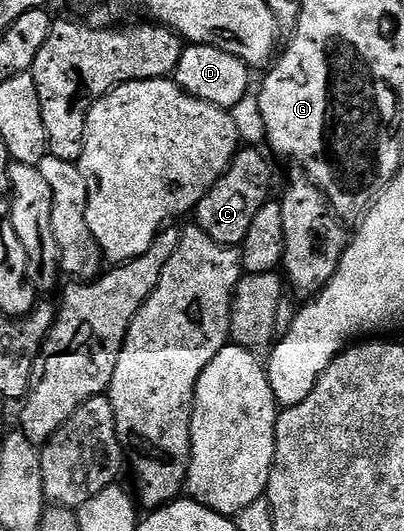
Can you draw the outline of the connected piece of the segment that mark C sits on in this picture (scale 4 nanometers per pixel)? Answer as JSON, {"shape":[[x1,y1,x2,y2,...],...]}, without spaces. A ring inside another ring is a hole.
{"shape":[[257,147,238,148,237,154,229,164,229,170,225,172,211,187,211,191,195,210,195,223,215,243,230,247,240,246,245,240,247,230,250,229,259,207,263,207,266,201,270,200,269,188,273,185,273,173,269,170,269,161,261,154,262,150]]}

